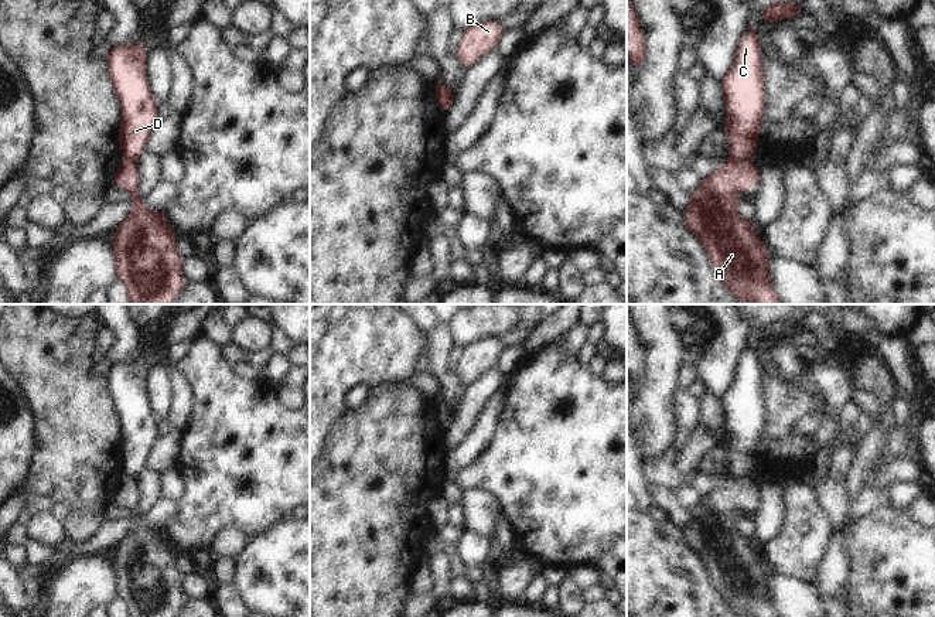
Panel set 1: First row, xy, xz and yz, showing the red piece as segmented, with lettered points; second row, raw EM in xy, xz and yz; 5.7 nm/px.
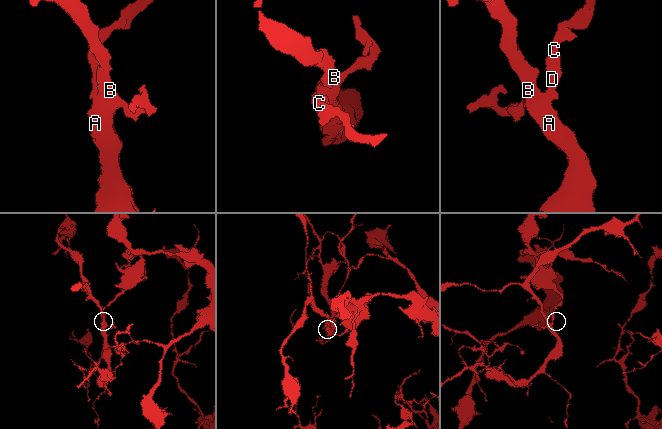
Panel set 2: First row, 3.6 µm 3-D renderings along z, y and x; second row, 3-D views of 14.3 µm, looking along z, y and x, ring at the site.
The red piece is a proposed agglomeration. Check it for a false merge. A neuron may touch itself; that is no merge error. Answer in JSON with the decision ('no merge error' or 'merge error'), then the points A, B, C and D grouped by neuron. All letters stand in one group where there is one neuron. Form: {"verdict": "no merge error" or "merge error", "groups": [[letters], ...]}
{"verdict": "merge error", "groups": [["A", "B"], ["C", "D"]]}

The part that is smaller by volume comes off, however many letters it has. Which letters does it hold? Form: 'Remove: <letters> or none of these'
Remove: A, B

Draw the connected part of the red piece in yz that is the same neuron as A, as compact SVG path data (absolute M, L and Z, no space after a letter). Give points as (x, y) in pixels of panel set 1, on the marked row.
M730 158L712 174L702 177L700 185L689 192L690 205L680 214L685 226L700 241L709 255L716 276L736 300L747 300L753 304L782 304L770 277L770 253L751 228L755 219L743 219L737 209L740 202L737 194L755 188L758 178L760 170L751 160Z

